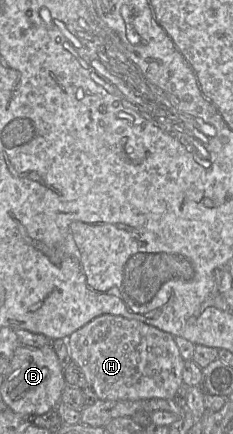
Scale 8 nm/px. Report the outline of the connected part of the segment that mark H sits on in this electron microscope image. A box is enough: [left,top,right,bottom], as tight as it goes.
[67,314,185,400]

